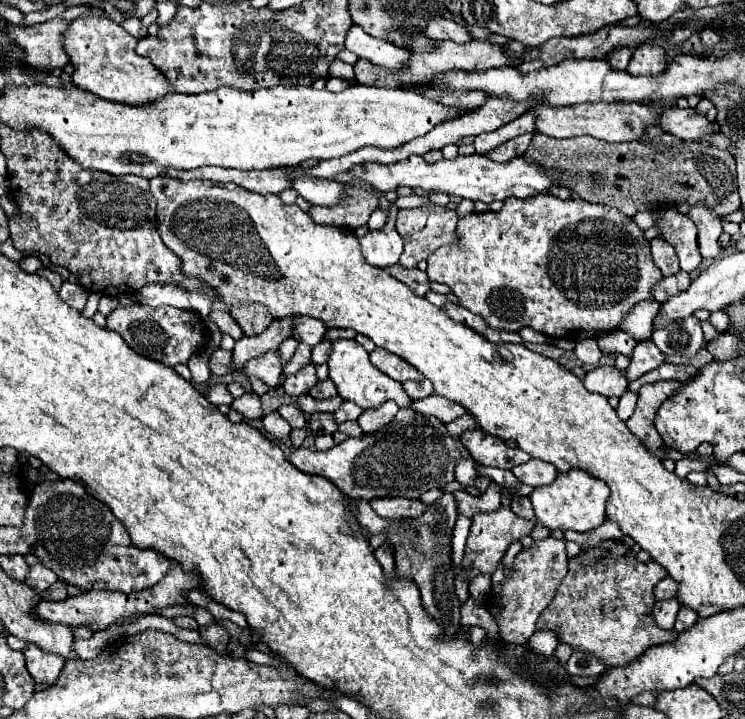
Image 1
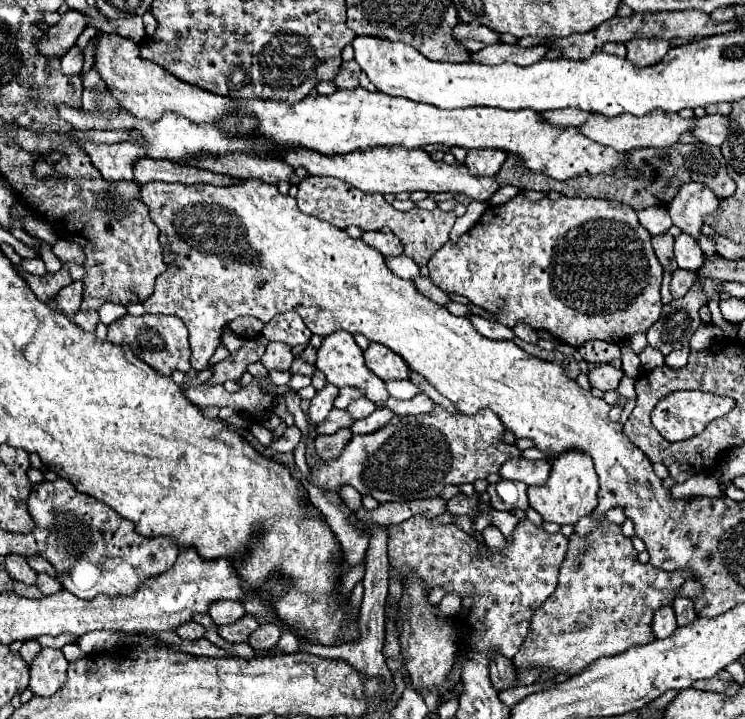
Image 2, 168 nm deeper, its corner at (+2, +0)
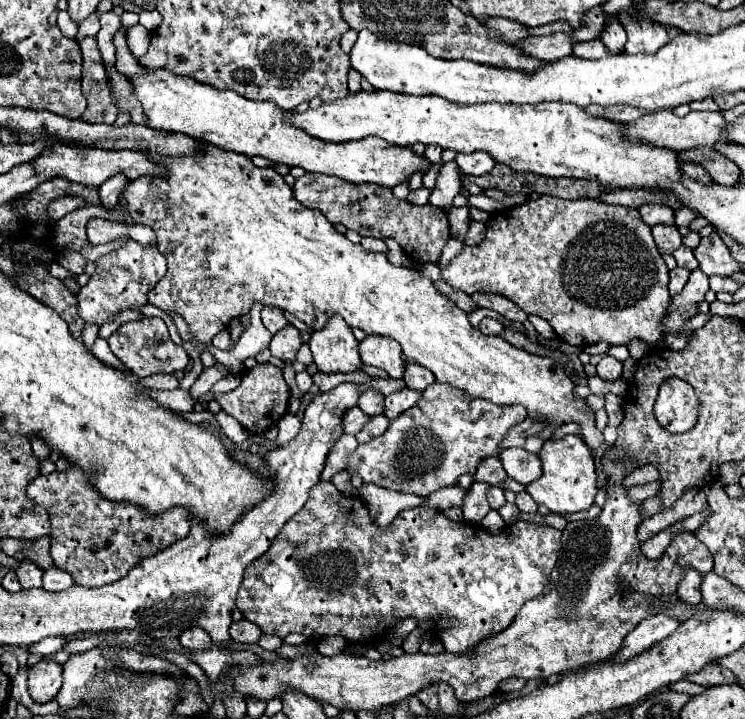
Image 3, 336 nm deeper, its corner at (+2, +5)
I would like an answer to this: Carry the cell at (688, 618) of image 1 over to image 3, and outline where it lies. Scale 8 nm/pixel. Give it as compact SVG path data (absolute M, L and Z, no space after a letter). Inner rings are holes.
M684 569L684 577L682 577L680 585L678 585L676 595L688 605L700 605L702 603L700 581L702 581L702 575L696 573L696 569Z

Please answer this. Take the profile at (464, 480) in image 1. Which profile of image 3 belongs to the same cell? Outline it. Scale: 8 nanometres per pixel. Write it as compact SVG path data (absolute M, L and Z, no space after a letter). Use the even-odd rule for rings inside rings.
M490 487L490 491L488 491L488 503L490 503L492 509L500 509L506 503L504 491L500 487Z

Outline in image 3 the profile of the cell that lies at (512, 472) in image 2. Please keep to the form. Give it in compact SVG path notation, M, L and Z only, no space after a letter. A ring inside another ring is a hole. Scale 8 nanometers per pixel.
M506 449L500 455L500 461L502 461L508 477L522 485L530 485L532 481L536 481L542 475L542 463L540 463L538 455L526 451L526 449Z

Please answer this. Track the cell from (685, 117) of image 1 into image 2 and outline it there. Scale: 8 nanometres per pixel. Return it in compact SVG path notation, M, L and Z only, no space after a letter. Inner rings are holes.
M702 116L694 118L696 130L692 130L694 138L698 142L710 144L710 146L720 146L724 136L728 134L728 116Z

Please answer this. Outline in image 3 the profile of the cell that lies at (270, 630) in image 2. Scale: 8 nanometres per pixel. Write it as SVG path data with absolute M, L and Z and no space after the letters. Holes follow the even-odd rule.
M262 635L260 641L258 641L258 645L262 649L266 649L266 651L278 651L280 645L282 645L282 639L276 637L276 635Z

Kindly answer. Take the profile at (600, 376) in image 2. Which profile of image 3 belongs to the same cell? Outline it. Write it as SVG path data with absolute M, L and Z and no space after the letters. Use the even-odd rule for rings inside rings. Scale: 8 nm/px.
M604 355L602 361L596 365L596 369L598 369L598 375L608 381L616 381L622 377L622 363L610 355Z

